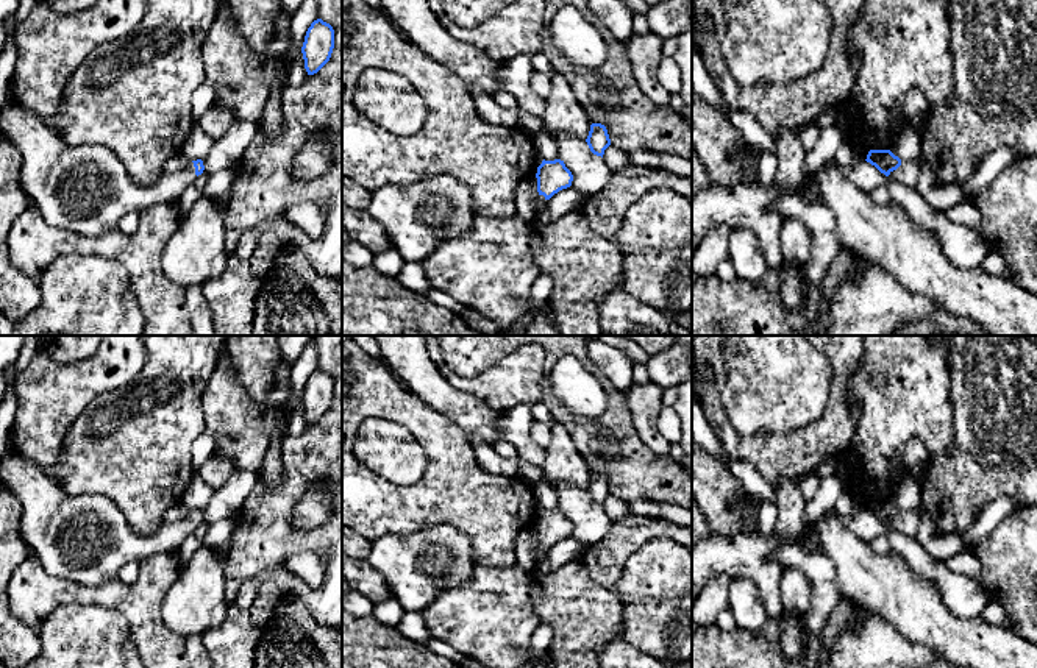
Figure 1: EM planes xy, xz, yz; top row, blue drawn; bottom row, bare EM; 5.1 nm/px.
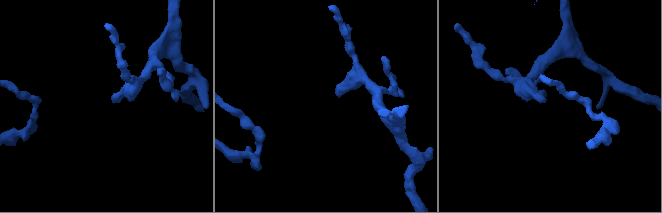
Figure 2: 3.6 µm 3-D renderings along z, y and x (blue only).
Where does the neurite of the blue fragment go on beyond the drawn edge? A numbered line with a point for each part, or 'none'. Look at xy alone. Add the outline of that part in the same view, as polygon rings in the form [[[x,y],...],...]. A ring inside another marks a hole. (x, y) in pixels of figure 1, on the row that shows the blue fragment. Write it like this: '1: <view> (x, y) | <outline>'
1: xy (85, 189) | [[[19,103],[3,109],[0,130],[22,155],[19,183],[31,204],[50,226],[80,236],[102,236],[128,212],[180,198],[197,179],[189,161],[178,173],[141,186],[106,147],[70,145]]]

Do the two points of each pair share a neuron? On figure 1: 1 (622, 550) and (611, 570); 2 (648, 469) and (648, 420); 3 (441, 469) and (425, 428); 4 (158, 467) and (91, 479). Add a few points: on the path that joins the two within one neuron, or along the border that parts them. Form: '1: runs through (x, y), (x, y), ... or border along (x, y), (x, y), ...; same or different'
1: runs through (617, 554), (611, 565); same
2: border along (631, 414), (639, 437), (655, 453), (669, 454); different
3: runs through (441, 459), (441, 444), (434, 437); same
4: runs through (141, 467), (108, 467); same

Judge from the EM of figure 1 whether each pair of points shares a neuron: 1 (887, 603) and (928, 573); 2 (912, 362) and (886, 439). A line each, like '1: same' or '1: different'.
1: different
2: same

